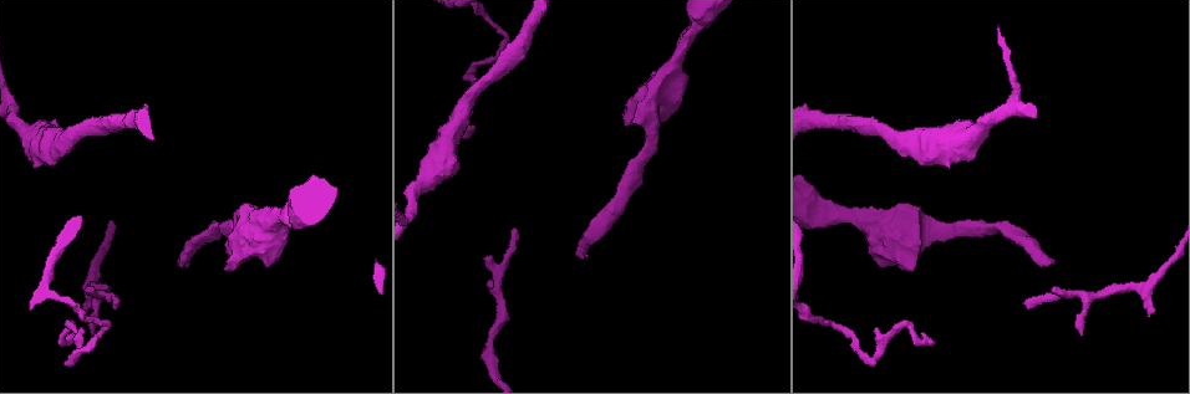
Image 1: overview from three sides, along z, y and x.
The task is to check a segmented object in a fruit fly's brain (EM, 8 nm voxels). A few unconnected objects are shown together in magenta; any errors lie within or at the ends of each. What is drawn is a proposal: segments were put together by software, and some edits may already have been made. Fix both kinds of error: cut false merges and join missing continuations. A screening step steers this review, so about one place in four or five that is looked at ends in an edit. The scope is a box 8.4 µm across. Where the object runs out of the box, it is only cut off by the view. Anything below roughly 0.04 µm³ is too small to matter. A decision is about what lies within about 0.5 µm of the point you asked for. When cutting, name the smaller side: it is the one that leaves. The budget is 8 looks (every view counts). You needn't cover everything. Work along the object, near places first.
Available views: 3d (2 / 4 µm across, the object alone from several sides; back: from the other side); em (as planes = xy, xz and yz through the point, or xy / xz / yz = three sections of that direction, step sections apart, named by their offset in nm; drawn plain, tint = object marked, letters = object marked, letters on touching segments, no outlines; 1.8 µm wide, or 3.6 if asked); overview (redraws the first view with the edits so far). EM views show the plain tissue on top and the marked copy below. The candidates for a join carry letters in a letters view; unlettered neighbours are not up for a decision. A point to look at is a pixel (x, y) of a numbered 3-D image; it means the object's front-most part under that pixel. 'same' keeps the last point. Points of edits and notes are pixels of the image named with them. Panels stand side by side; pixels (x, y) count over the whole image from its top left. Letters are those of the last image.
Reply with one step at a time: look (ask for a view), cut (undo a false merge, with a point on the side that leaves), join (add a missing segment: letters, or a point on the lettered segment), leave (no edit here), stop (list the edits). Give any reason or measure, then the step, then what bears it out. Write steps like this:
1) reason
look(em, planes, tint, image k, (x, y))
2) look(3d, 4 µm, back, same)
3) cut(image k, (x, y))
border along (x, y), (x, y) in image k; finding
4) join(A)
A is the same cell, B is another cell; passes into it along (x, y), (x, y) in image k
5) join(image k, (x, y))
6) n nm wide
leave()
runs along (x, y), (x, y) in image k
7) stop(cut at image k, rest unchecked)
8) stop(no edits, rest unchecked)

branch stops here
look(em, planes, letters, image 1, (1151, 313))

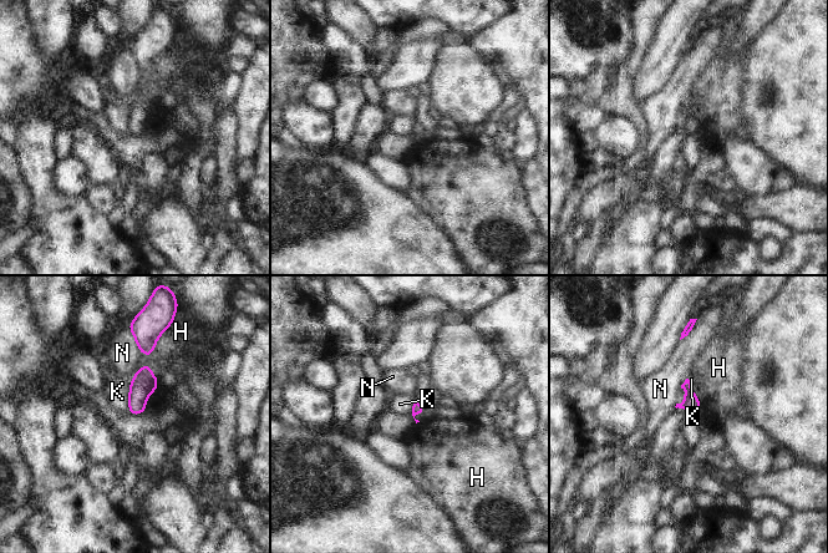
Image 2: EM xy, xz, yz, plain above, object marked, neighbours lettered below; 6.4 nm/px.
leave()
H, K and N are other cells; border along (132, 378), (128, 385), (127, 411) in image 2; none of them fits

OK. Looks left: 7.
end of a long branch
look(em, planes, letters, image 1, (1055, 264))

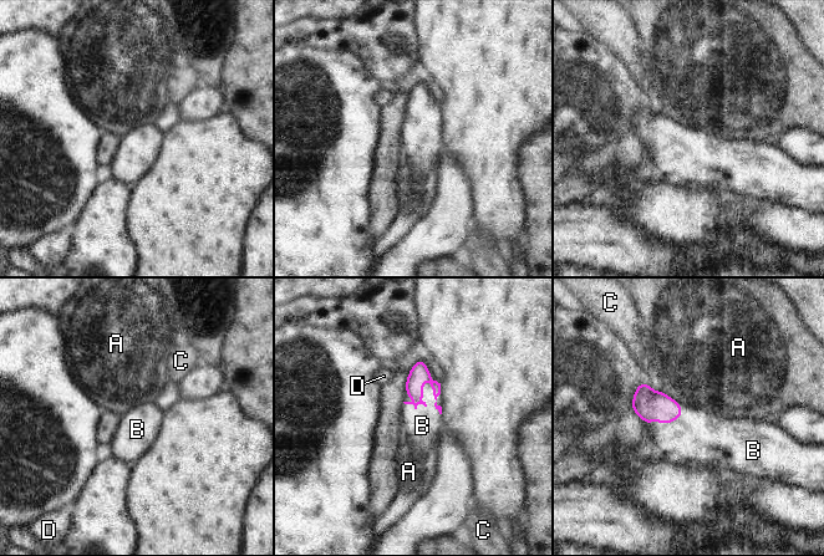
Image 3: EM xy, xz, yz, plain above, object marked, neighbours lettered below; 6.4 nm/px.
join(B)
B is the same cell, A, C and D are other cells; passes into it along (418, 372), (433, 394), (422, 426) in image 3; it goes on there

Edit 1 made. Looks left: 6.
look(overview)

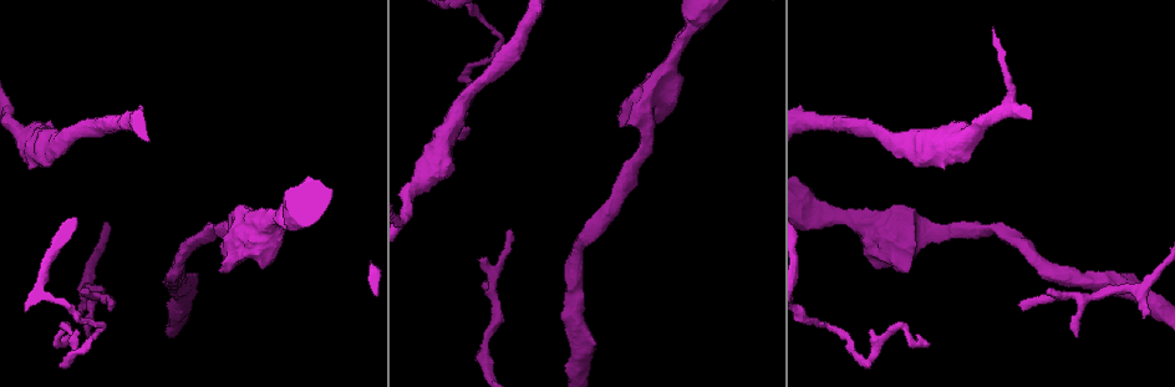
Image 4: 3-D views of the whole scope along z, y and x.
free end
look(em, 3.6 µm, planes, tint, image 4, (1019, 303))

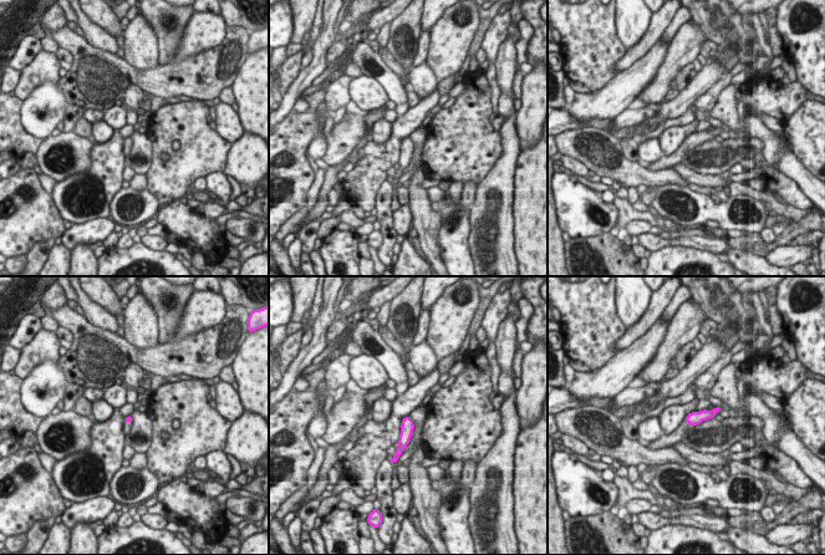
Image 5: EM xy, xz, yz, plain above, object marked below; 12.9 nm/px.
what lies round it
look(em, 3.6 µm, planes, letters, same)

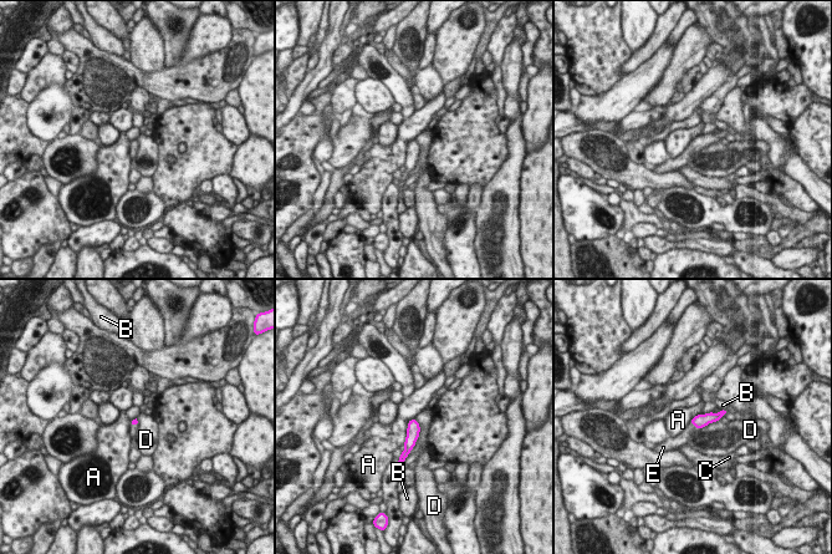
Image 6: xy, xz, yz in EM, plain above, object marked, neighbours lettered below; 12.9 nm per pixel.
join(E)
E is the same cell, A, B, C and D are other cells; passes into it along (699, 421), (694, 425), (682, 440) in image 6; the neuron continues

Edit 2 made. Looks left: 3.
stop(join at image 3, join at image 6, rest unchecked)

